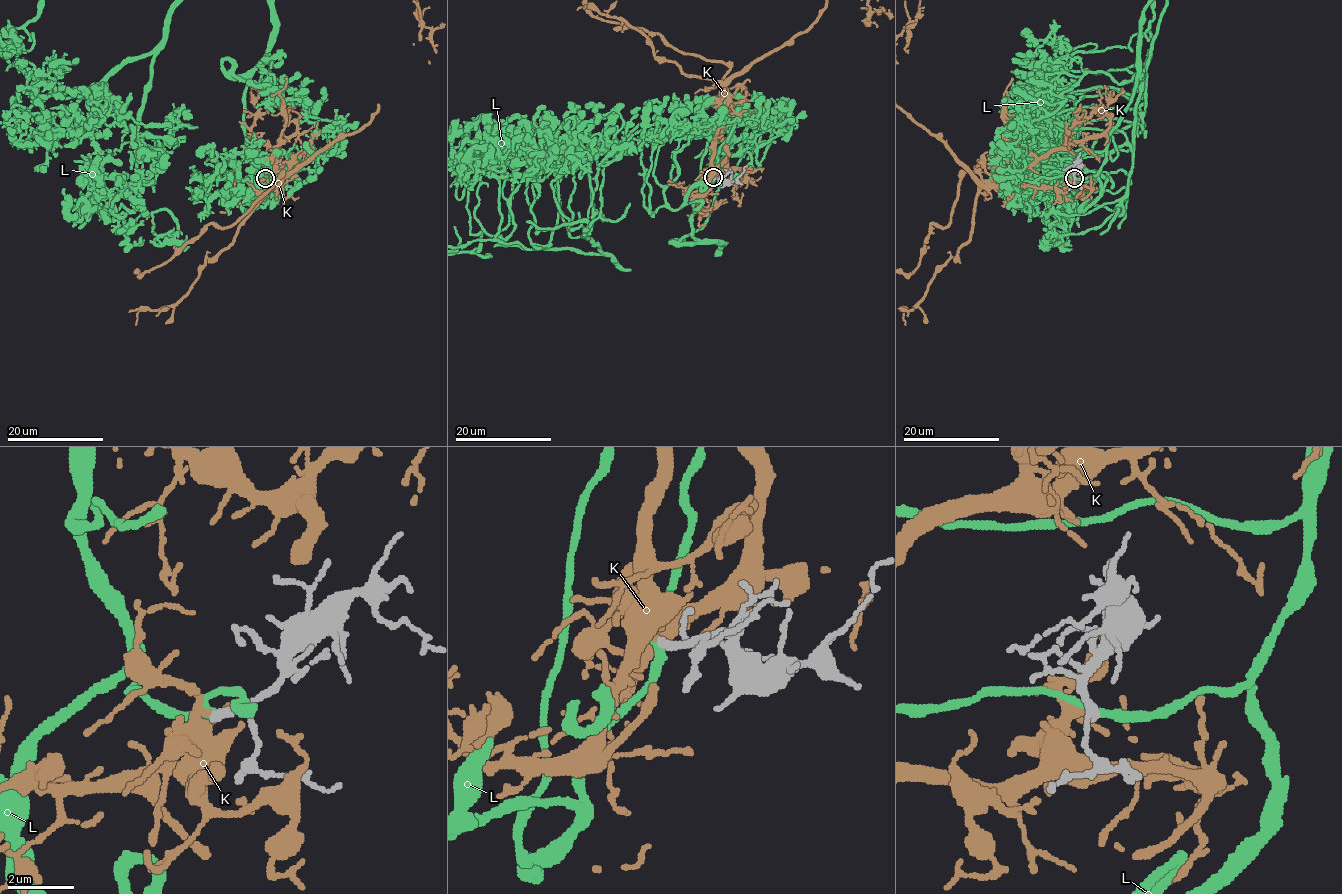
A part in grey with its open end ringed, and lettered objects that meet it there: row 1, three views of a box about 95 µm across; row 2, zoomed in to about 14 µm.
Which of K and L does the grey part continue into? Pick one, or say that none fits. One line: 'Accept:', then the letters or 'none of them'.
Accept: K

